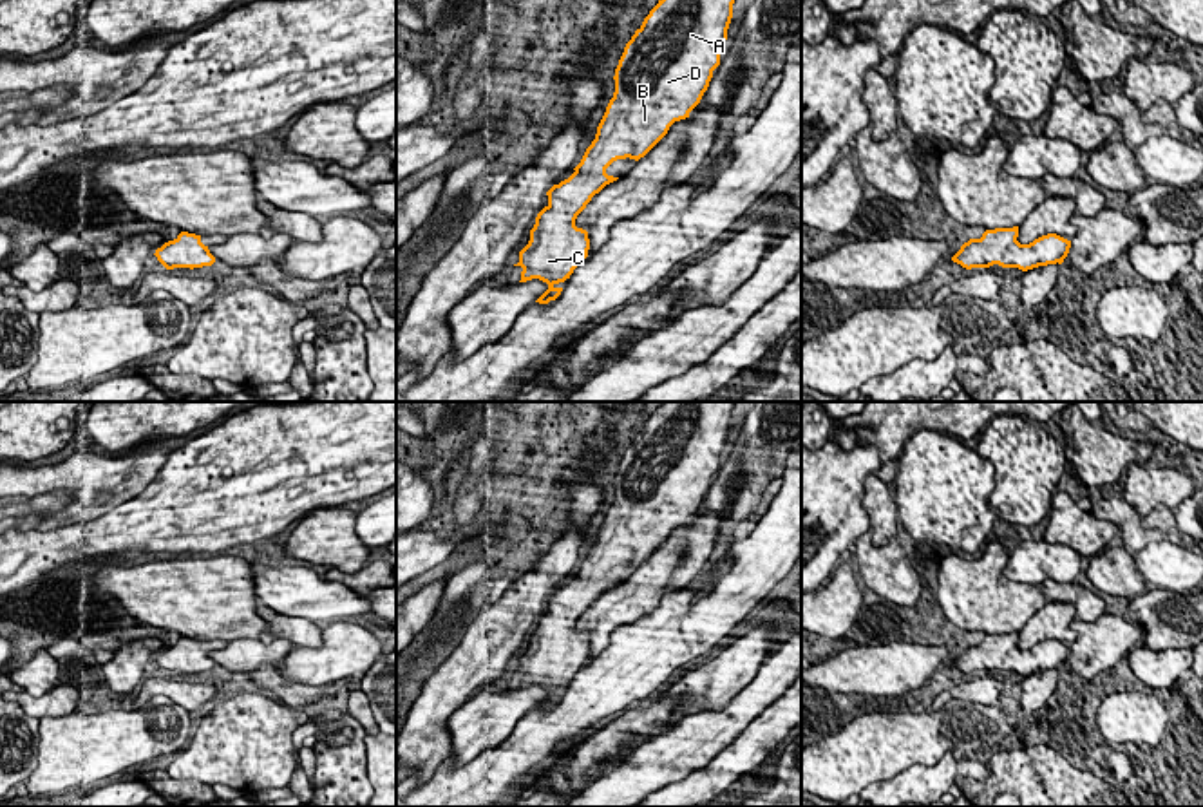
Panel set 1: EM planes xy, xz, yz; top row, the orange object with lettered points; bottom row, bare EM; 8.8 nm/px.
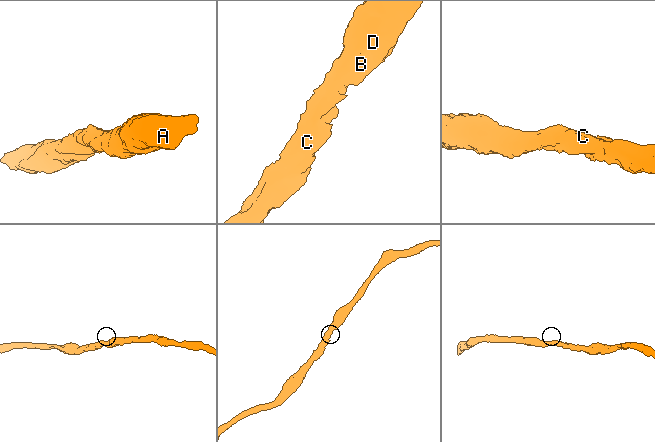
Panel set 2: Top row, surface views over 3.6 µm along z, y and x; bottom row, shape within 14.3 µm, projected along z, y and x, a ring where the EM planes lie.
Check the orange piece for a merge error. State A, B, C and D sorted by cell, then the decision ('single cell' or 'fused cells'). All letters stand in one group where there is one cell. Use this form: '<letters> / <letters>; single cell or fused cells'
A B C D; single cell

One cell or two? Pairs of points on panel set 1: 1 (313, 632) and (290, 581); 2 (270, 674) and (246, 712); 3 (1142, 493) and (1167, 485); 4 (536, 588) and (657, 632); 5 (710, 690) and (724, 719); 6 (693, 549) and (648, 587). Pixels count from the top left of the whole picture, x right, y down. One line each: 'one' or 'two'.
1: two
2: two
3: one
4: two
5: two
6: one

